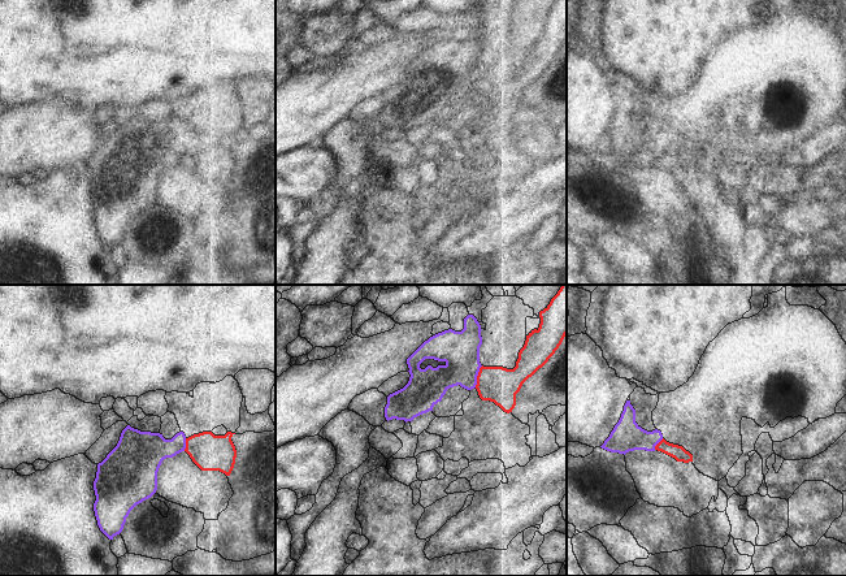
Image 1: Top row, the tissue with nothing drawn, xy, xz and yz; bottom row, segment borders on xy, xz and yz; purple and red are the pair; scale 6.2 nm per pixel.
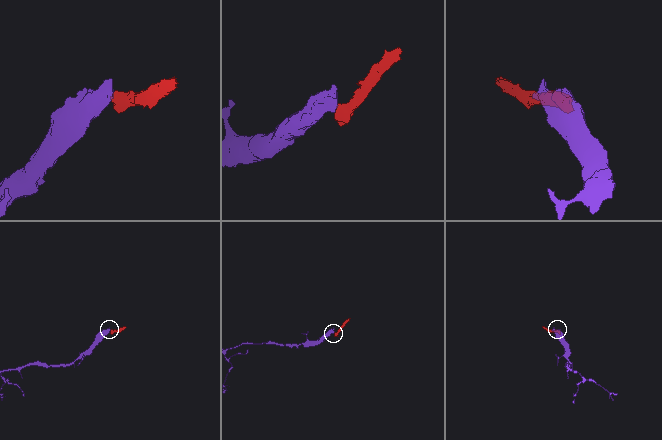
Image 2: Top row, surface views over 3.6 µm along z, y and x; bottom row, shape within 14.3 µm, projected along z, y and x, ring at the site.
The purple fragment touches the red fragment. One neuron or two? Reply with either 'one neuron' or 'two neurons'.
two neurons

